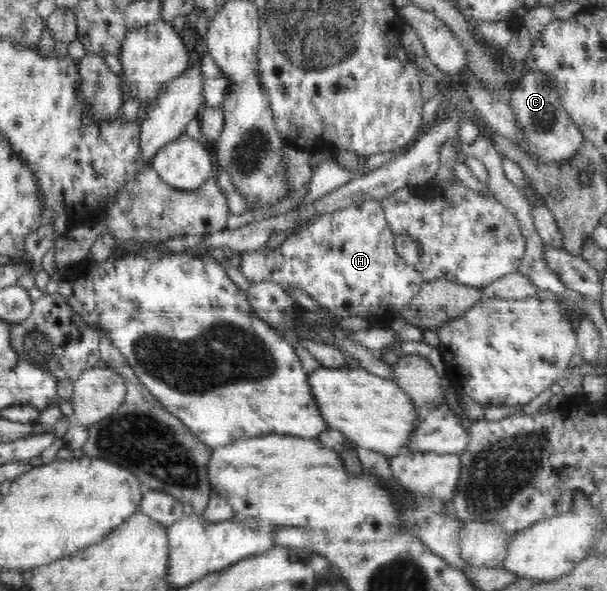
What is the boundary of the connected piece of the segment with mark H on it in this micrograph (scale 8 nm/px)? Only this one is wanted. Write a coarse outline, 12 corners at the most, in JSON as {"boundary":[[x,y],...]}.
{"boundary":[[380,199],[243,252],[241,278],[388,321],[425,283]]}

